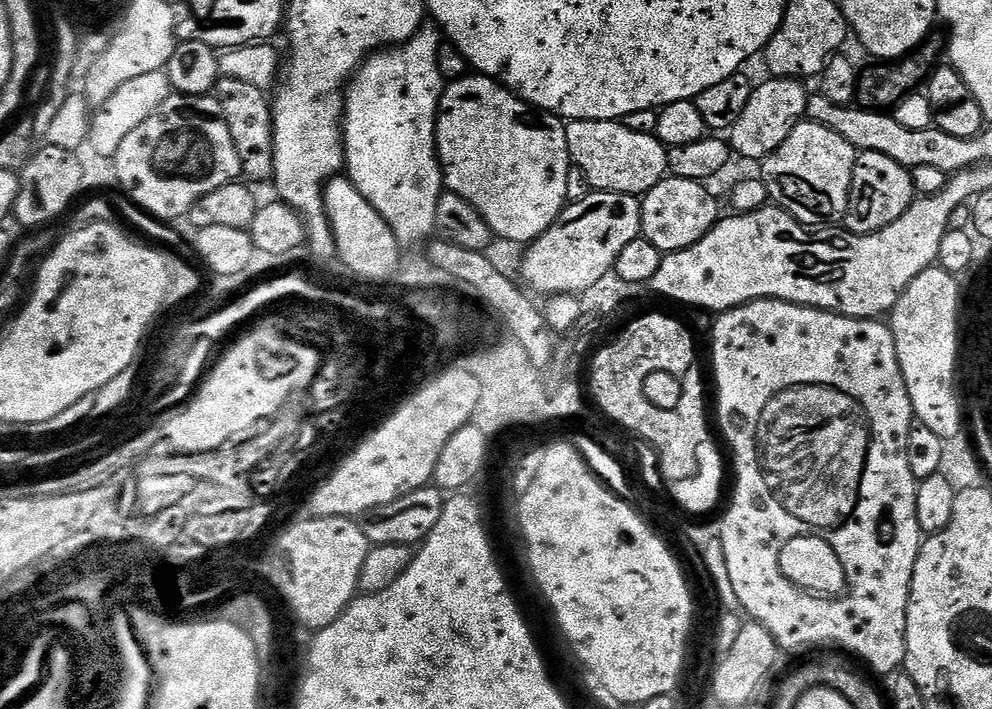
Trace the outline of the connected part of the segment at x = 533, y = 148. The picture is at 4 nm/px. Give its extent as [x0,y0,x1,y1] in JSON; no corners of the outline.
[436,74,570,246]

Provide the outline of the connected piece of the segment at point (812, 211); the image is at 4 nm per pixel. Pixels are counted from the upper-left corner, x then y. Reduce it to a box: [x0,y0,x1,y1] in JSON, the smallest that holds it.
[758,122,857,230]

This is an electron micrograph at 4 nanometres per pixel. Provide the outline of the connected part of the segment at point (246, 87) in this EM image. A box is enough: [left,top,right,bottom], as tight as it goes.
[214,75,274,181]

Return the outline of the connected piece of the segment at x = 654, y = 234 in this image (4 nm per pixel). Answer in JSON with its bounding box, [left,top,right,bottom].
[640,174,722,254]

